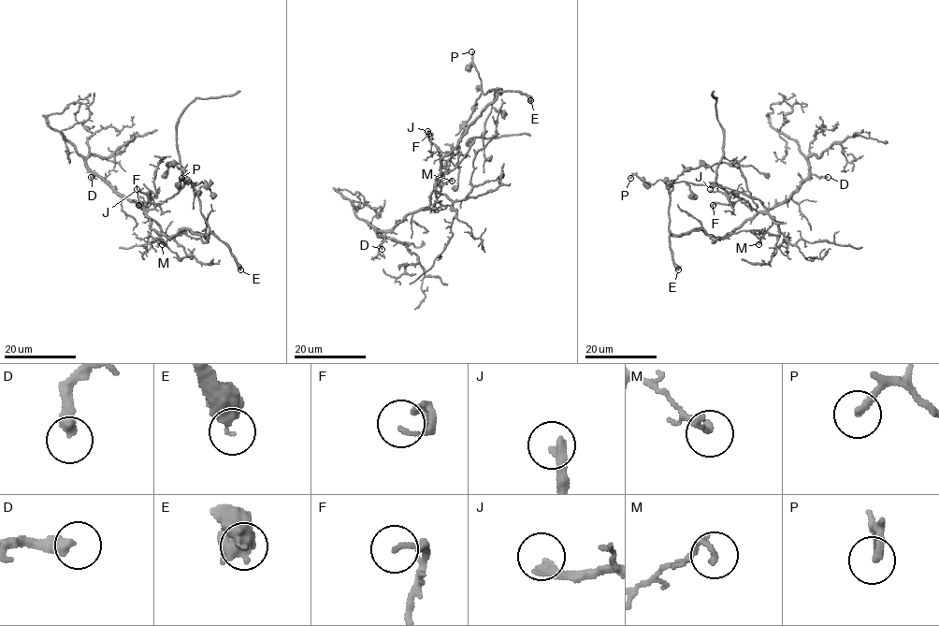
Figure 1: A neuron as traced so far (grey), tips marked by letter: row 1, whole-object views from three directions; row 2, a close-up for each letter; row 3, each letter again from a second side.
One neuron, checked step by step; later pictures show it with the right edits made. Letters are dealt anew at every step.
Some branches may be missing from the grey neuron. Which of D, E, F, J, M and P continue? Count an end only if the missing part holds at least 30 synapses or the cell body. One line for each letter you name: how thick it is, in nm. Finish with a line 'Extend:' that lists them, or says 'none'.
E: 180 nm thick
F: 130 nm thick
J: 320 nm thick
Extend: E, F, J

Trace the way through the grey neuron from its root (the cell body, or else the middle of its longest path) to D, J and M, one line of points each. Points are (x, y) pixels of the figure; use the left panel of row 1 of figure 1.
D: (150, 225), (150, 219), (137, 201), (118, 195), (95, 174), (91, 177)
J: (150, 225), (145, 206), (151, 199), (151, 192), (143, 193), (137, 189)
M: (150, 225), (146, 212), (151, 221), (150, 234), (162, 244)

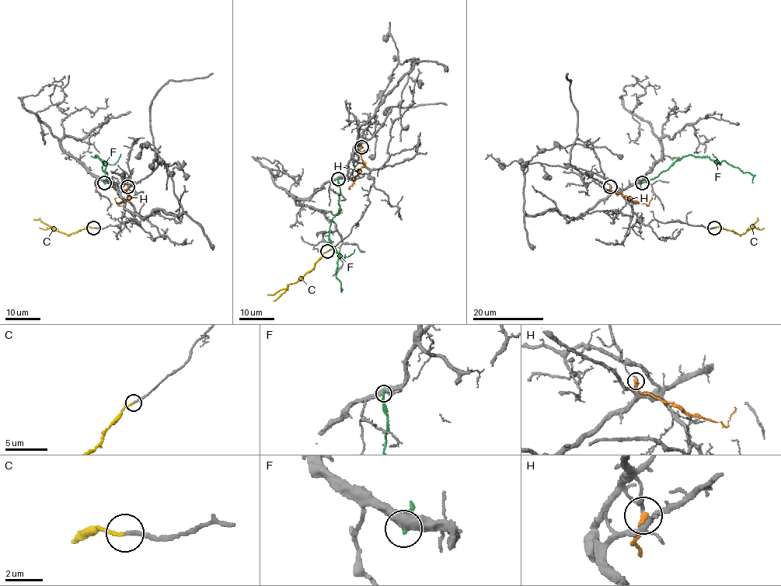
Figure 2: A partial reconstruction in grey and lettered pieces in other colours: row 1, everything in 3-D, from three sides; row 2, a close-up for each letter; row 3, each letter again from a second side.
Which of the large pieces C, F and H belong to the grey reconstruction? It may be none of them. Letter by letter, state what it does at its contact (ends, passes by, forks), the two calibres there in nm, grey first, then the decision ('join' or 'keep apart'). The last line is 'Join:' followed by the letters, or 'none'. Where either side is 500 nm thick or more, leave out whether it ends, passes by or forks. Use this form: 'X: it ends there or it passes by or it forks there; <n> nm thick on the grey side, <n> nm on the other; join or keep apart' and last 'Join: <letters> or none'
C: it ends there; 180 nm thick on the grey side, 170 nm on the other; join
F: 500 nm thick on the grey side, 220 nm on the other; keep apart
H: it ends there; 150 nm thick on the grey side, 400 nm on the other; keep apart
Join: C

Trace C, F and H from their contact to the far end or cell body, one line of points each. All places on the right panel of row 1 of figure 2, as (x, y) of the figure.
C: (714, 228), (723, 227), (744, 234), (758, 218)
F: (641, 183), (657, 177), (685, 155), (709, 157), (717, 162), (725, 161), (749, 172), (753, 176), (752, 183)
H: (611, 186), (613, 191), (632, 200), (648, 204), (651, 197)

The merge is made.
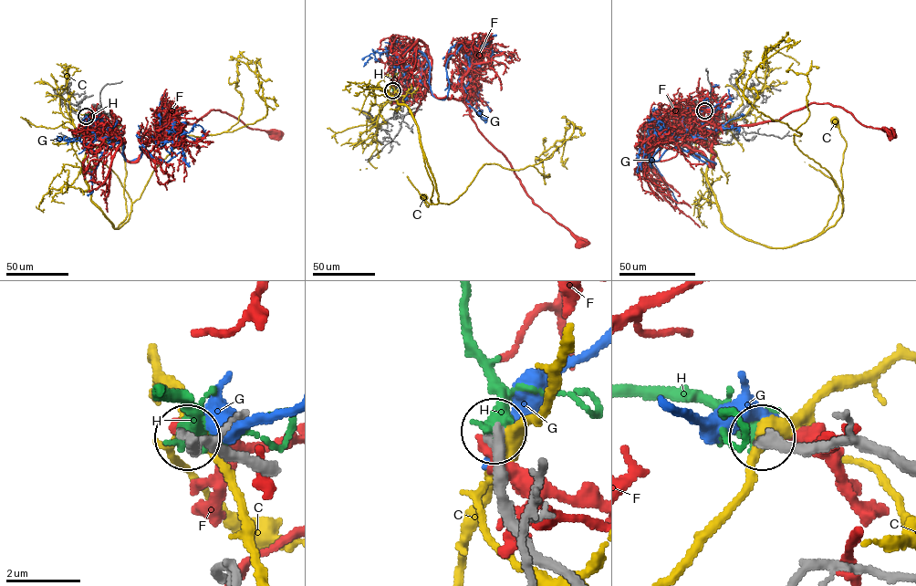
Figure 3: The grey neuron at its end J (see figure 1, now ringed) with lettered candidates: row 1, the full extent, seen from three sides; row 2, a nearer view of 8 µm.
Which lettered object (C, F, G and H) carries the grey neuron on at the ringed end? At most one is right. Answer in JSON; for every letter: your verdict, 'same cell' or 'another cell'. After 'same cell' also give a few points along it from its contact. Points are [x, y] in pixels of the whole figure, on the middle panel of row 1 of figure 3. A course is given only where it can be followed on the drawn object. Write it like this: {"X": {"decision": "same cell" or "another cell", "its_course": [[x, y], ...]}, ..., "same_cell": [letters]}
{"C": {"decision": "another cell"}, "F": {"decision": "another cell"}, "G": {"decision": "another cell"}, "H": {"decision": "same cell", "its_course": [[392, 91], [393, 71], [398, 65]]}, "same_cell": ["H"]}

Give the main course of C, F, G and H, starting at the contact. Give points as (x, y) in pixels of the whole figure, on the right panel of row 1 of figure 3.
C: (705, 111), (696, 122), (711, 141), (720, 221), (775, 248), (817, 235), (836, 207), (846, 141), (834, 120)
F: (705, 110), (683, 118), (665, 141), (713, 166), (718, 131), (812, 102), (891, 134)
G: (705, 110), (668, 119), (651, 154), (671, 143), (715, 163), (670, 148), (651, 166), (691, 124), (742, 114)
H: (705, 110), (692, 109), (681, 117), (673, 113)

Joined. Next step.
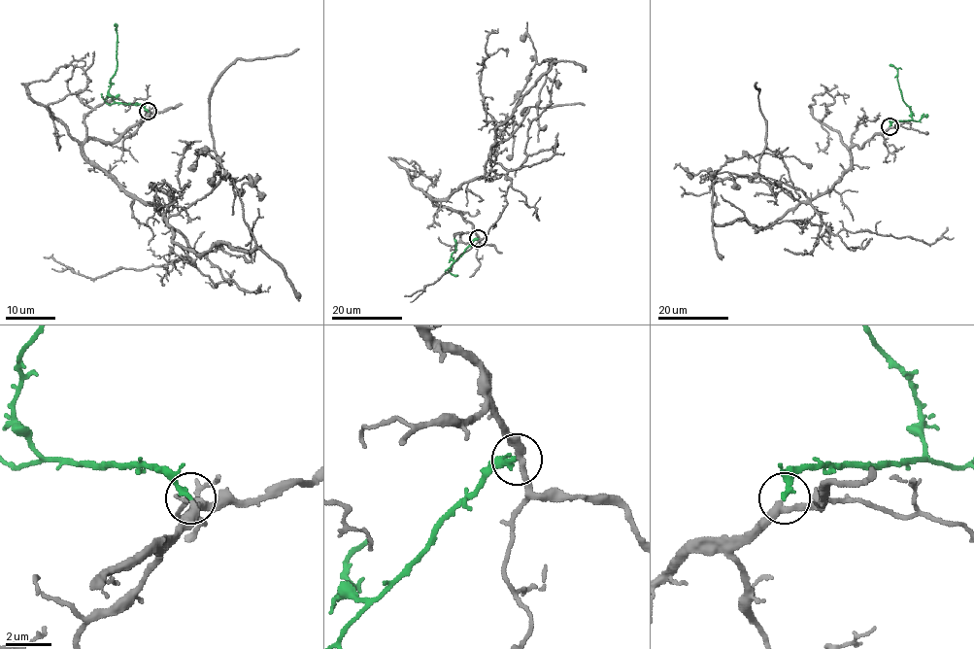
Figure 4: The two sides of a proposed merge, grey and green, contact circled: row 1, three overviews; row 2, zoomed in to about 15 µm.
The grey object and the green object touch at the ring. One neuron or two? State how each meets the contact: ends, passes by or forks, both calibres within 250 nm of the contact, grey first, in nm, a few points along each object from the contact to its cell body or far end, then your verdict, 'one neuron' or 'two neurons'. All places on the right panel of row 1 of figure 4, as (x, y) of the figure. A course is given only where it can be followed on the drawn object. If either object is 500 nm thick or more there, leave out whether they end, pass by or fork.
grey passes by; green ends; calibres 320 and 240 nm; course grey (890, 126), (854, 145), (825, 193), (765, 226), (712, 219), (726, 162), (766, 153), (809, 166); course green (890, 125), (893, 121), (911, 120), (912, 115), (901, 94), (897, 70), (890, 64); one neuron

